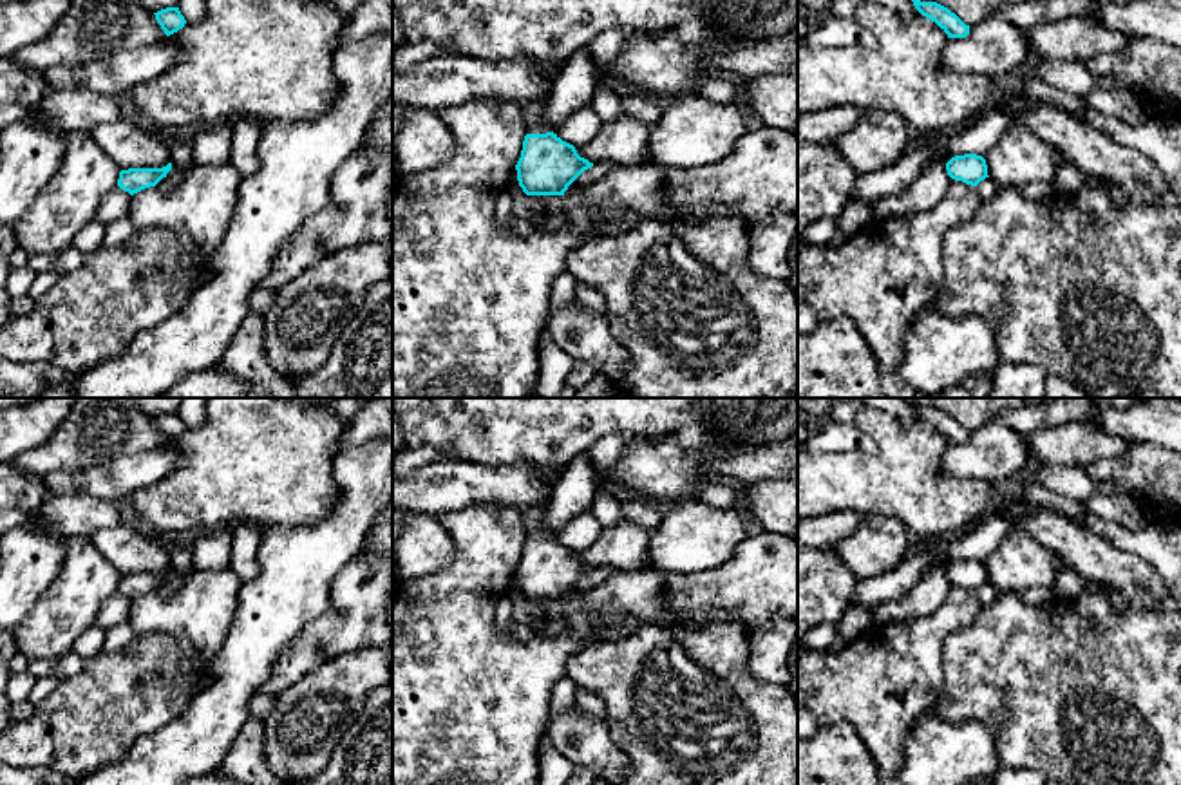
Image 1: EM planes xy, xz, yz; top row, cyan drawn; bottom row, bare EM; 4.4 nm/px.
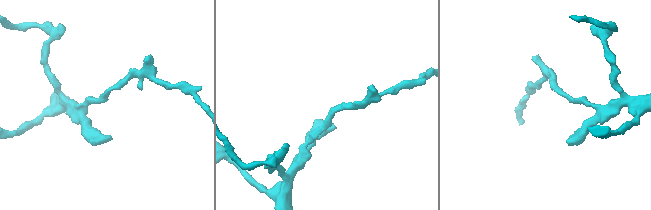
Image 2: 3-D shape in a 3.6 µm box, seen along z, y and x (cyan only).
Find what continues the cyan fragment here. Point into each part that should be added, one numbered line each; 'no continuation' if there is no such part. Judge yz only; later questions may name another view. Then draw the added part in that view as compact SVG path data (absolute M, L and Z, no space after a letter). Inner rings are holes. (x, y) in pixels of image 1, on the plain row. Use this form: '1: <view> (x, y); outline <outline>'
no continuation

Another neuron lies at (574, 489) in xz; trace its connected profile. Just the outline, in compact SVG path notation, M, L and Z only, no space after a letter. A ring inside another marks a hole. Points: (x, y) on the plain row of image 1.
M581 454L562 467L543 517L548 535L557 539L573 515L590 512L595 492L595 468L588 454Z

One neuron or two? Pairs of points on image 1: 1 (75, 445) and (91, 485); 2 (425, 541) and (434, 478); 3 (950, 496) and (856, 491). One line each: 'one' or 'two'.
1: two
2: two
3: one

